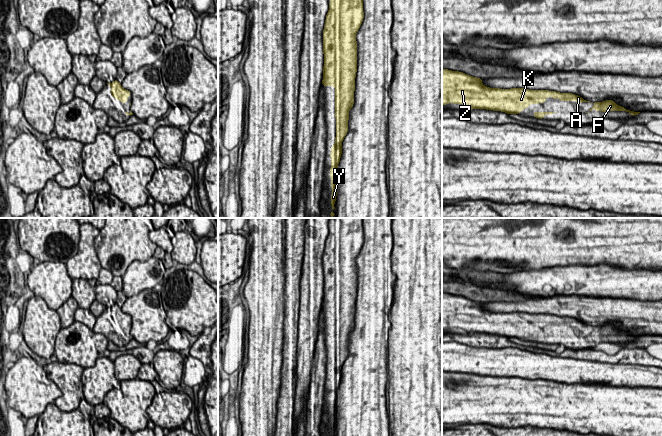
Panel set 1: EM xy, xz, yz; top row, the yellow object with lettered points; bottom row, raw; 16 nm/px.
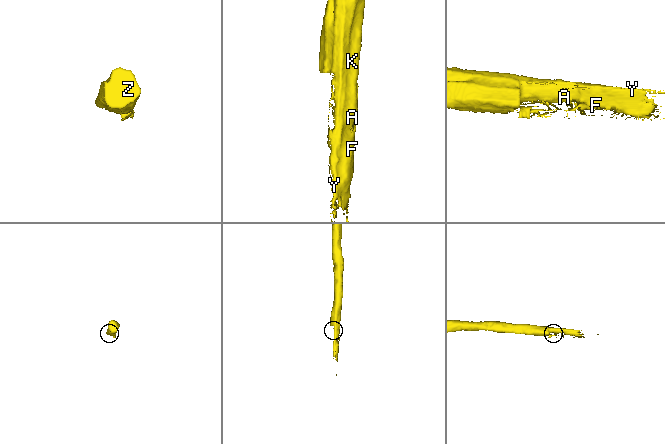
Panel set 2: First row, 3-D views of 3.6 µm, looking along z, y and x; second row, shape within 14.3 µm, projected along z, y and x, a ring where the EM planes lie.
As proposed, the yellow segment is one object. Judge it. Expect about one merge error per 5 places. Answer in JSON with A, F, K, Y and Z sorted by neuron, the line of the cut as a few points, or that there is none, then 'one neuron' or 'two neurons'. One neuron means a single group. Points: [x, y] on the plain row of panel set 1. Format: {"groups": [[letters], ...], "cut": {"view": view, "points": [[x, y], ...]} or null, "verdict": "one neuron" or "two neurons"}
{"groups": [["A", "F", "K", "Y", "Z"]], "cut": null, "verdict": "one neuron"}

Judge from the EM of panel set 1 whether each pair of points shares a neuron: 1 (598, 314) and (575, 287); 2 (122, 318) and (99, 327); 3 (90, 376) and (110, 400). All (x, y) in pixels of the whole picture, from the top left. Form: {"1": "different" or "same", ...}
{"1": "different", "2": "same", "3": "different"}

